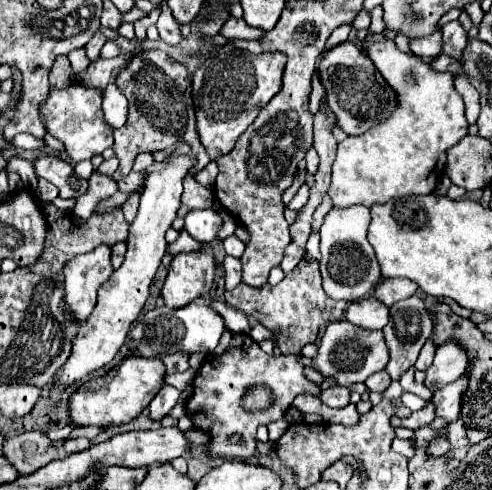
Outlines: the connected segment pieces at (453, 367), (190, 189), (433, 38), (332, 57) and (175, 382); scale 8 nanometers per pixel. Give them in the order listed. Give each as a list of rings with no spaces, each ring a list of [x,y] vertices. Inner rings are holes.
[[[448,339],[436,349],[436,357],[432,367],[426,371],[426,387],[432,391],[446,387],[456,381],[468,367],[468,351],[458,343]]]
[[[188,173],[188,177],[184,177],[182,185],[184,185],[184,193],[182,193],[182,205],[184,207],[204,209],[204,207],[214,207],[216,205],[214,191],[198,185],[196,179],[192,177],[192,173]]]
[[[440,31],[436,35],[428,35],[424,39],[410,41],[410,49],[412,49],[414,55],[424,57],[424,59],[438,57],[442,53],[442,35],[440,35]]]
[[[344,41],[328,51],[324,51],[318,67],[320,81],[326,91],[326,101],[336,115],[338,125],[348,135],[362,135],[374,125],[386,121],[392,111],[398,107],[398,95],[388,85],[388,81],[374,67],[372,59],[352,41]]]
[[[188,369],[188,371],[180,373],[180,375],[166,375],[166,383],[176,387],[178,391],[184,391],[184,389],[188,389],[192,377],[194,377],[194,369]]]

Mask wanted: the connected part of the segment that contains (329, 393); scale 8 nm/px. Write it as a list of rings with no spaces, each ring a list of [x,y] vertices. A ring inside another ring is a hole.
[[[330,387],[330,389],[324,389],[320,393],[320,399],[328,407],[344,407],[350,401],[350,391],[346,387]]]

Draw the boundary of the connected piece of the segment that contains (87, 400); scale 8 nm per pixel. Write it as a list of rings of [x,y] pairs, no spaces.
[[[126,357],[118,367],[110,369],[108,375],[90,379],[82,387],[78,387],[70,401],[68,401],[68,417],[72,425],[78,427],[110,427],[110,425],[122,425],[136,419],[148,403],[154,399],[154,395],[160,389],[160,383],[164,379],[166,367],[160,359],[146,359],[146,357]]]

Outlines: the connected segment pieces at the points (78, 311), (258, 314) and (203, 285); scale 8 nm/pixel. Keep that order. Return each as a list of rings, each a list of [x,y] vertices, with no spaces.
[[[96,247],[90,253],[76,255],[64,265],[66,311],[78,321],[90,317],[96,305],[96,291],[112,275],[110,247]]]
[[[306,255],[300,259],[300,267],[290,271],[278,285],[262,285],[262,287],[248,287],[246,283],[240,283],[236,289],[224,293],[226,303],[242,309],[246,315],[252,315],[256,321],[260,321],[266,329],[270,329],[278,337],[278,347],[284,355],[296,355],[306,343],[314,343],[320,327],[326,327],[328,323],[342,319],[348,303],[346,301],[332,301],[322,291],[320,283],[320,271],[318,261]]]
[[[204,243],[200,251],[178,253],[162,287],[166,307],[184,307],[212,289],[216,277],[216,257],[212,245]]]

